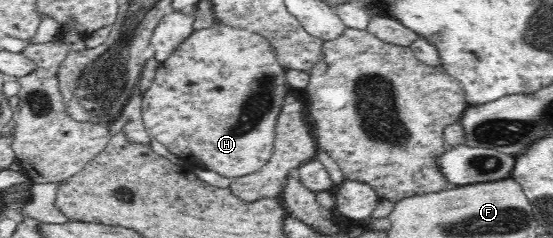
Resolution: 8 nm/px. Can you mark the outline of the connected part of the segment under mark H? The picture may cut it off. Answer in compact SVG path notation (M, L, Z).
M218 21L211 27L198 29L191 32L191 35L182 41L177 49L161 63L161 67L157 68L156 77L153 79L153 85L147 89L142 95L142 121L150 135L150 139L155 139L165 146L167 150L177 158L183 161L193 161L197 168L207 169L207 171L215 171L223 177L231 179L240 178L250 173L258 172L270 159L274 149L275 129L279 115L281 114L285 95L288 94L291 87L288 85L286 79L286 68L284 68L279 61L277 61L277 52L265 37L257 32L249 29L237 28L223 24Z

